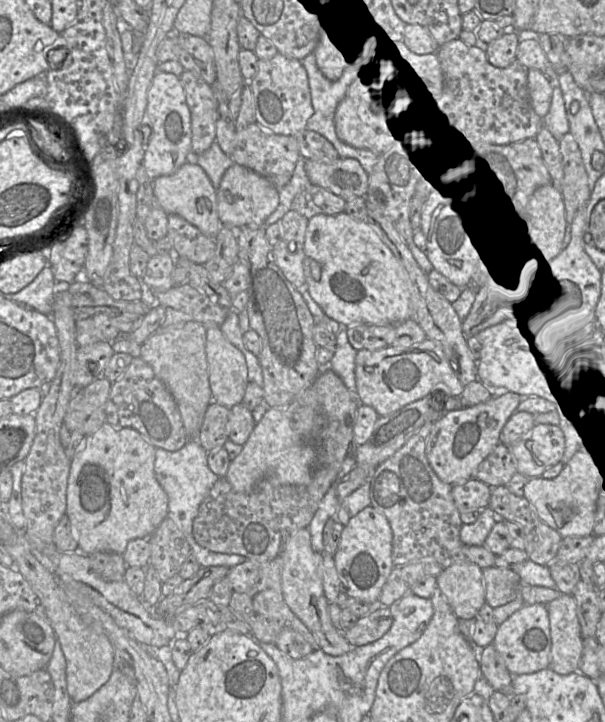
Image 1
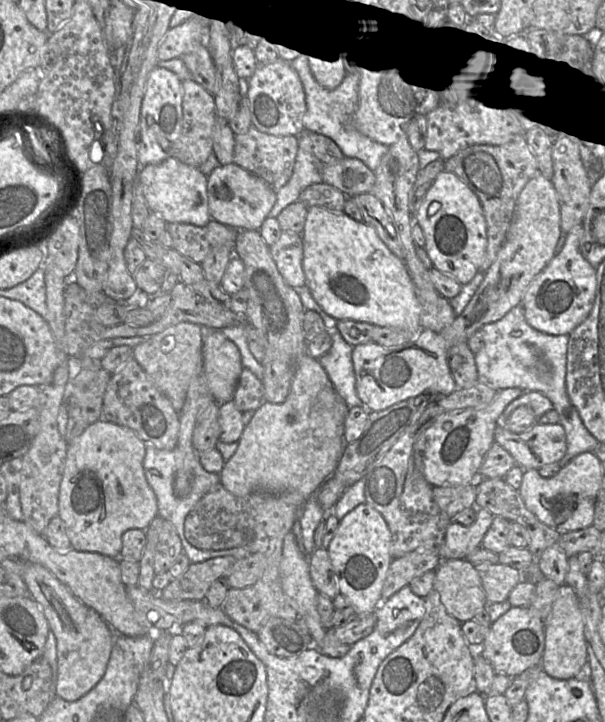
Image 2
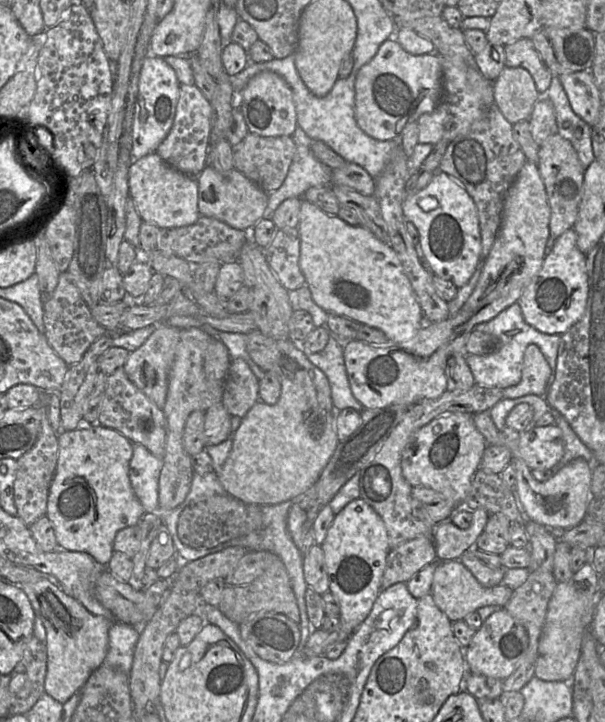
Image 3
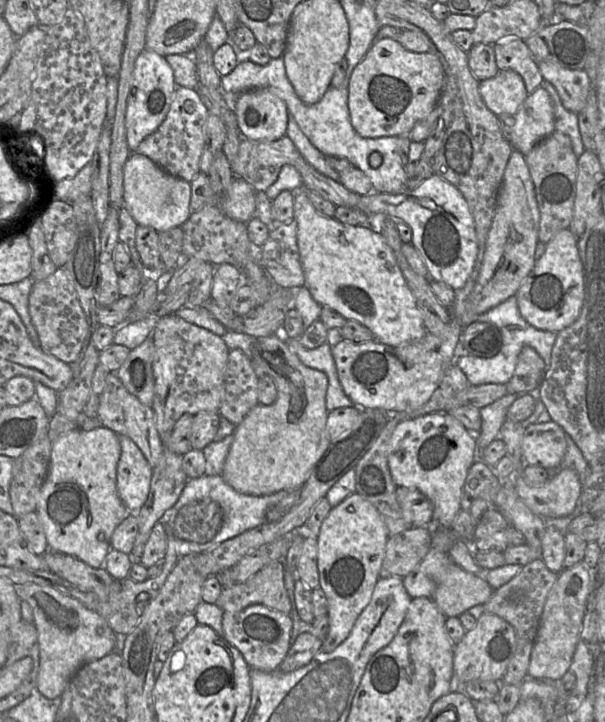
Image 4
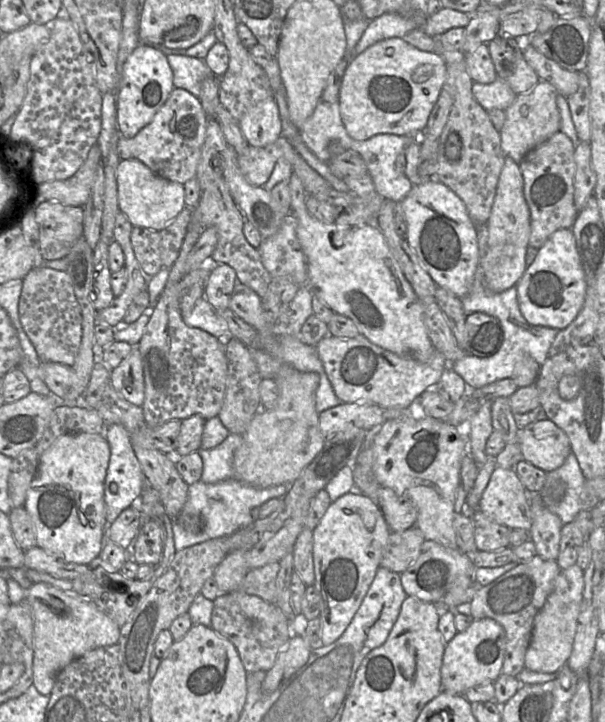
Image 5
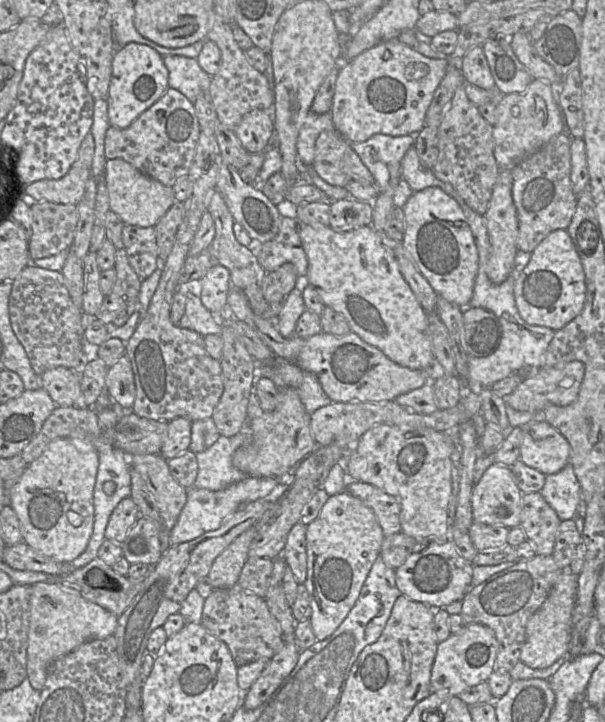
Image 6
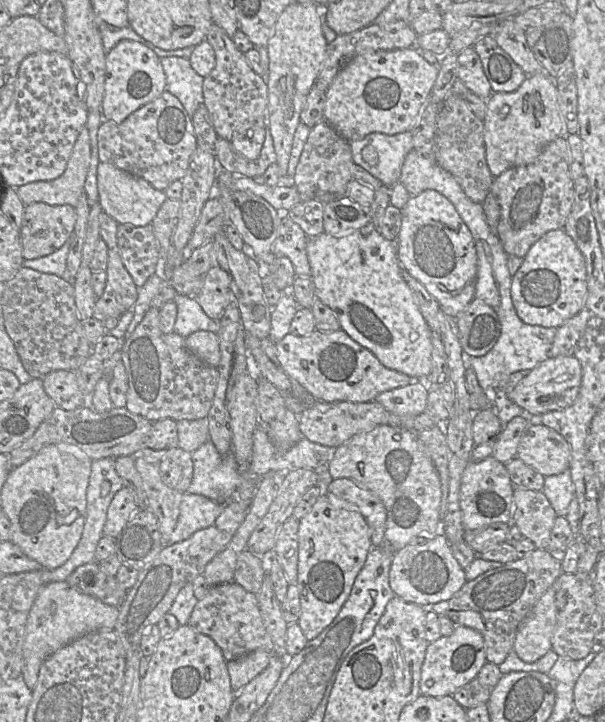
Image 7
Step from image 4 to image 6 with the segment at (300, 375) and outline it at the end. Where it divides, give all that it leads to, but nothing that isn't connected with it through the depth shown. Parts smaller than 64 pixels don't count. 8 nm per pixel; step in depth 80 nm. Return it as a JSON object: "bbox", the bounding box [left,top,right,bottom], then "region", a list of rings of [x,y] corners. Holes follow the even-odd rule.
{"bbox":[233,388,321,487],"region":[[[293,388],[281,389],[281,392],[278,396],[278,405],[276,409],[273,412],[264,413],[260,417],[256,417],[250,420],[249,427],[252,431],[251,442],[249,442],[247,445],[243,445],[240,448],[238,448],[233,455],[234,467],[236,467],[238,470],[246,474],[248,477],[276,478],[278,481],[280,481],[281,485],[287,485],[288,487],[290,487],[294,482],[293,470],[296,468],[296,466],[308,455],[310,455],[316,449],[316,447],[321,447],[317,445],[317,443],[314,441],[312,437],[310,431],[310,414],[307,413],[304,405],[302,404],[298,392]]]}

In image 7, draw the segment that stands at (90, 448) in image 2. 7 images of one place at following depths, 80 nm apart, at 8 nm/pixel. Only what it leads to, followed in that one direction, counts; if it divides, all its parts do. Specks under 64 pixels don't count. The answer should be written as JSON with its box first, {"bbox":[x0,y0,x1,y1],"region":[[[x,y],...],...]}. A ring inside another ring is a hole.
{"bbox":[1,444,91,569],"region":[[[50,444],[24,464],[12,468],[3,485],[1,509],[12,525],[11,542],[45,569],[64,564],[81,539],[91,465],[91,459],[79,459]]]}

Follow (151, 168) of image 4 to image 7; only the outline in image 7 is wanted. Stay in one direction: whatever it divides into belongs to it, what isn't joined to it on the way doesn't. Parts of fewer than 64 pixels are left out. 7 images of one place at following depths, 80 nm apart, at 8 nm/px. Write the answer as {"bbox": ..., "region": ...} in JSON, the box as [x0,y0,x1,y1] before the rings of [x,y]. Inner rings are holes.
{"bbox":[97,162,167,226],"region":[[[100,162],[98,165],[97,189],[98,203],[103,212],[114,218],[118,224],[128,223],[134,226],[151,224],[160,206],[167,199],[163,190],[158,190],[146,180],[106,162]]]}

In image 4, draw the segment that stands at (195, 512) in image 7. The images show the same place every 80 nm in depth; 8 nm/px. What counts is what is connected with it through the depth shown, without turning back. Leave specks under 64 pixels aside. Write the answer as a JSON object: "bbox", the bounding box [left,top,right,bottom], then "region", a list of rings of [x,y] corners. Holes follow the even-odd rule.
{"bbox":[161,475,287,556],"region":[[[203,475],[199,478],[189,479],[179,500],[171,509],[167,510],[161,519],[164,524],[167,535],[172,535],[175,539],[176,551],[178,556],[198,555],[204,552],[210,552],[216,549],[222,542],[231,539],[247,530],[257,528],[268,522],[267,511],[277,504],[281,499],[287,496],[286,491],[281,490],[276,493],[265,496],[251,496],[237,492],[228,485],[221,475]],[[209,498],[219,503],[223,509],[223,523],[217,535],[205,544],[198,544],[182,540],[174,534],[174,523],[179,511],[191,502]]]}

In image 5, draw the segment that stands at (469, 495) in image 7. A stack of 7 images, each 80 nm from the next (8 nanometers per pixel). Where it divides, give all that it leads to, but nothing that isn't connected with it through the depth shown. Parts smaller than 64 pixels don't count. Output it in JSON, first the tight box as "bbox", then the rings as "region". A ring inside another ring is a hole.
{"bbox":[478,467,532,533],"region":[[[496,467],[481,496],[478,510],[509,529],[523,529],[529,533],[532,515],[528,505],[528,494],[531,494],[531,492],[524,488],[514,470]]]}

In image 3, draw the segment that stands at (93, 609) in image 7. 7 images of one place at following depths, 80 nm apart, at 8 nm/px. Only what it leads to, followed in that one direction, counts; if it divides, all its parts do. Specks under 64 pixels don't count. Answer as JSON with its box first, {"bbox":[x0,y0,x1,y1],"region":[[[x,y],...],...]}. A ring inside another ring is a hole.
{"bbox":[18,579,115,703],"region":[[[48,579],[18,585],[28,597],[36,617],[46,630],[47,672],[45,693],[60,703],[67,702],[99,668],[108,651],[108,631],[115,620],[90,613],[80,602],[68,596]]]}

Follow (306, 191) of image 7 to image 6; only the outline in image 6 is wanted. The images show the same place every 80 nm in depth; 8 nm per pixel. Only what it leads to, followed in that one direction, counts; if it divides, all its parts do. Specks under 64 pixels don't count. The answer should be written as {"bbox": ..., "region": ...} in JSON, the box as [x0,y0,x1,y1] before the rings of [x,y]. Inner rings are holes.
{"bbox":[311,130,352,187],"region":[[[336,130],[322,131],[315,143],[311,164],[320,178],[332,186],[346,187],[352,180],[341,168],[341,162],[350,143]]]}

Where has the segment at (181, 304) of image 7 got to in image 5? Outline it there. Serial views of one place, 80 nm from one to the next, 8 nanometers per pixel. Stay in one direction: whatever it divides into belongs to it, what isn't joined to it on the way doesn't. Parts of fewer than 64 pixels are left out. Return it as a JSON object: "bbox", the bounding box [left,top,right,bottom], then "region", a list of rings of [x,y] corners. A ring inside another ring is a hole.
{"bbox":[182,297,232,345],"region":[[[204,297],[197,299],[188,317],[182,319],[186,325],[208,332],[220,339],[224,345],[232,338],[226,321]]]}

